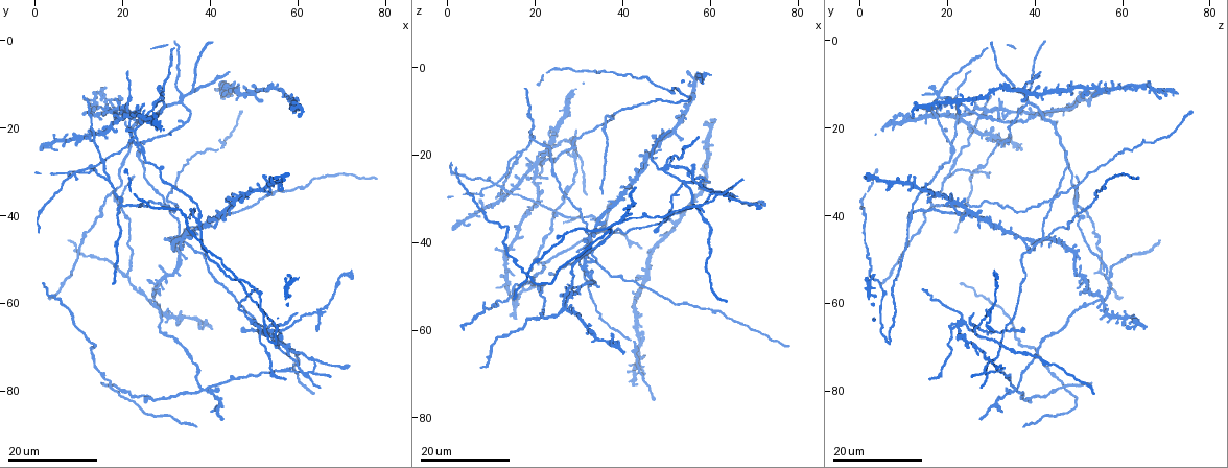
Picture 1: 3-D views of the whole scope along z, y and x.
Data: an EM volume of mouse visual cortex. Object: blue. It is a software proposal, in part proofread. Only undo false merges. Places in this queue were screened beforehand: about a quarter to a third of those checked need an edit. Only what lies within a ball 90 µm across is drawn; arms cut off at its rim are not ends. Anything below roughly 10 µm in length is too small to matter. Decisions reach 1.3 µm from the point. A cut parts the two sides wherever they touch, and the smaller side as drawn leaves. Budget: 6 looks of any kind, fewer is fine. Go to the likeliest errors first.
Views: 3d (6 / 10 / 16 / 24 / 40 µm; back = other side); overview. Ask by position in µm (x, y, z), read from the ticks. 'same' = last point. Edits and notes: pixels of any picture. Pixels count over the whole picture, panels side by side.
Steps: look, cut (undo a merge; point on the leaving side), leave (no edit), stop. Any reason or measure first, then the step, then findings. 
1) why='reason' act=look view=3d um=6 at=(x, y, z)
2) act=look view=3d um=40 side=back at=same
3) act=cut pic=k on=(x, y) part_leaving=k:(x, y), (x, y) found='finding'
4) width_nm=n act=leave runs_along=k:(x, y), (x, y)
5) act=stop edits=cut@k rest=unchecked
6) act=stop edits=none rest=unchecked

why='four arms meet' act=look view=3d um=24 at=(22.5, 23.5, 20.5)

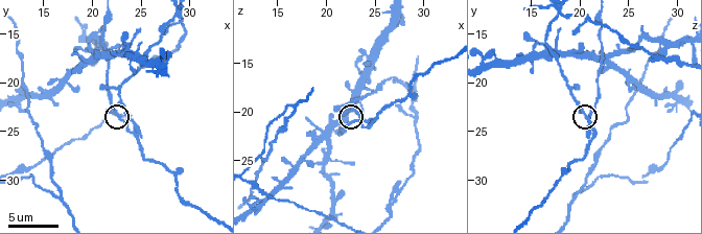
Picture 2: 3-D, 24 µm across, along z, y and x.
act=look view=3d um=10 at=(23.4, 24.0, 20.8)

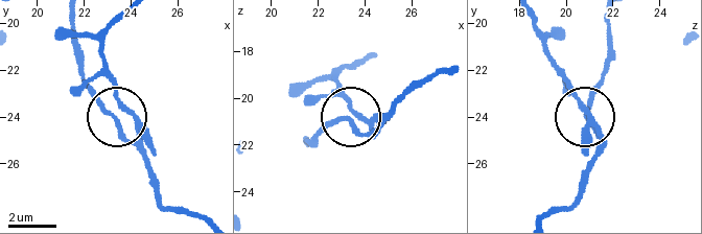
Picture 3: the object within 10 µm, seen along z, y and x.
act=cut pic=3 on=(118, 104) part_leaving=3:(135, 125), (106, 67), (106, 38), (117, 19) found='two neurons meet here'

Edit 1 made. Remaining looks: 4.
why='thin arm on a thick one' act=look view=3d um=24 at=(36.5, 41.5, 11.0)

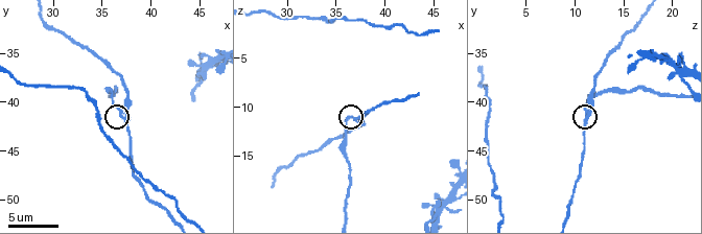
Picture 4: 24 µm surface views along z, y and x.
act=look view=3d um=10 at=(36.8, 41.0, 11.2)

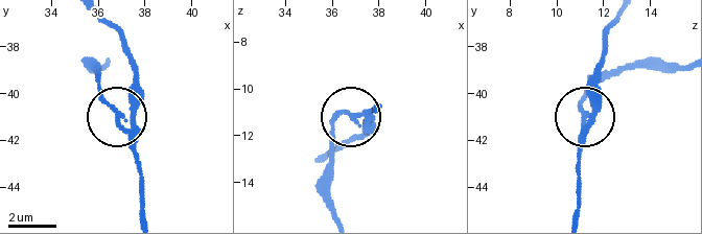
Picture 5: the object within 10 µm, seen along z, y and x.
width_nm=170 act=cut pic=5 on=(117, 108) found='two neurons meet here'

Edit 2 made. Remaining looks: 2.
act=stop edits=cut@3,cut@5 rest=unchecked

